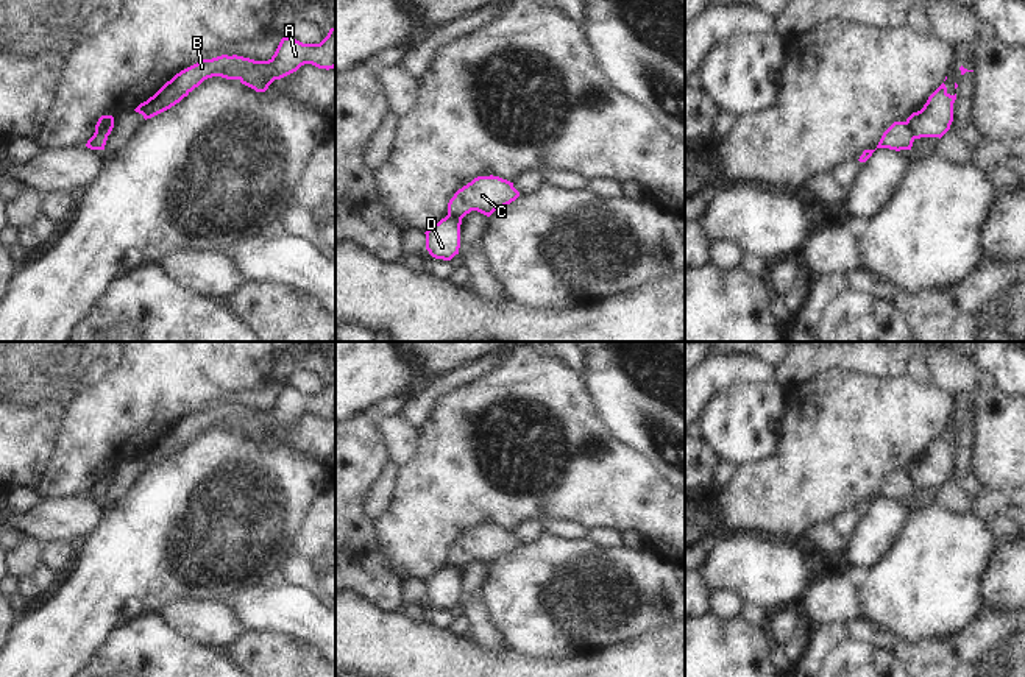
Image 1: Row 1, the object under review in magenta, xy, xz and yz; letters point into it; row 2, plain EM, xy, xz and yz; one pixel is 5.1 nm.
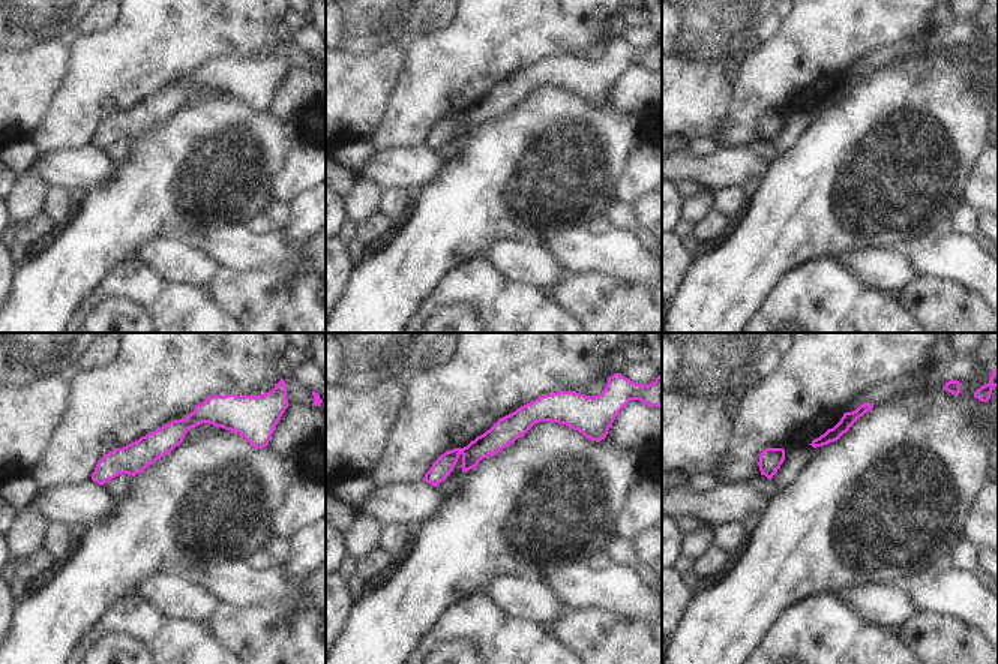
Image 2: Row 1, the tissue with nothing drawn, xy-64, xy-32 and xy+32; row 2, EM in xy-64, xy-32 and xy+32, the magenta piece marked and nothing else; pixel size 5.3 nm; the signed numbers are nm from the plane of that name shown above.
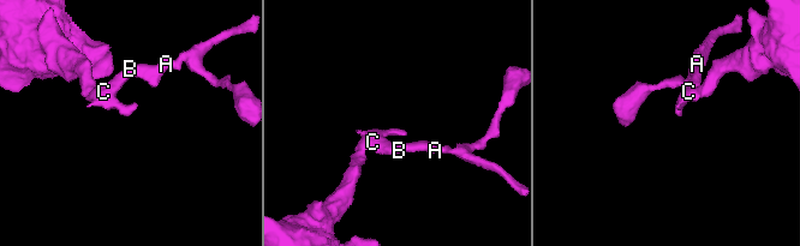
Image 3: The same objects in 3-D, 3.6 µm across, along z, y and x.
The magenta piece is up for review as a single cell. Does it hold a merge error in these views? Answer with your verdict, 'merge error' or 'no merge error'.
merge error

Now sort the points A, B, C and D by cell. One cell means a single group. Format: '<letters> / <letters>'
A B C / D

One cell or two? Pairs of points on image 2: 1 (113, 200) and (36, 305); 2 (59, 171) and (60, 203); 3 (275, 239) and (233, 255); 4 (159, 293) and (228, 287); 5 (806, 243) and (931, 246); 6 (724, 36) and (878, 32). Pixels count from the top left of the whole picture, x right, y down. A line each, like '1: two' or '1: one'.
1: one
2: two
3: one
4: two
5: two
6: two

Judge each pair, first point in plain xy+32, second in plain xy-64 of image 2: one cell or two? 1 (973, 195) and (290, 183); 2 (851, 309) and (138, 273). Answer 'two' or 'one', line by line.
1: one
2: one

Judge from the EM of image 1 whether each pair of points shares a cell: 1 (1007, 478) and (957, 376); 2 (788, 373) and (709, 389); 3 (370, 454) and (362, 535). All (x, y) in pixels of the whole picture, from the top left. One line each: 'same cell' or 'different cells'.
1: same cell
2: different cells
3: same cell

